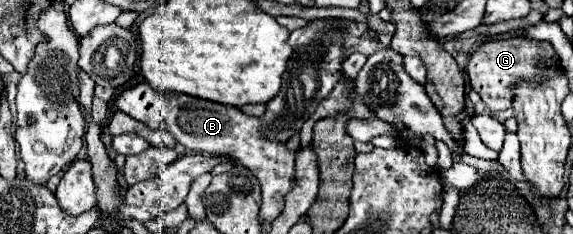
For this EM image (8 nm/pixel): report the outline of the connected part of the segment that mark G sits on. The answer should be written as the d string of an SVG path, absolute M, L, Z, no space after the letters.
M500 38L500 40L488 40L482 42L468 60L466 72L470 78L470 86L480 94L482 102L492 110L508 110L512 106L512 84L520 78L526 80L538 80L540 74L536 72L536 64L540 58L556 58L556 52L550 44L538 42L538 40L524 40L524 38Z

